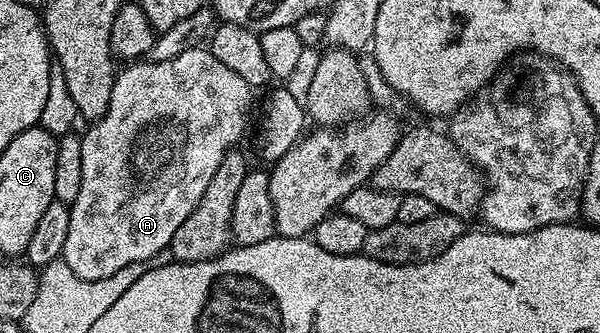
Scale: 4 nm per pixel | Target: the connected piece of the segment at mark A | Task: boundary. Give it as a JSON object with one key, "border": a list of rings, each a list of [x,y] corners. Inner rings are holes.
{"border":[[[204,46],[186,50],[186,54],[178,54],[178,58],[170,58],[166,62],[154,62],[149,59],[147,62],[132,62],[121,67],[116,74],[114,90],[110,90],[110,106],[106,114],[102,114],[100,120],[89,123],[88,133],[80,136],[82,187],[78,190],[78,198],[74,198],[74,202],[70,205],[70,234],[66,234],[66,246],[62,257],[66,266],[70,266],[70,270],[74,270],[78,278],[101,280],[110,278],[110,274],[118,274],[122,266],[155,261],[157,259],[155,256],[167,249],[178,226],[182,226],[182,222],[186,222],[186,218],[194,214],[194,206],[202,202],[202,194],[206,194],[206,186],[210,178],[214,178],[214,170],[218,170],[218,166],[222,164],[222,158],[226,158],[226,154],[233,146],[239,145],[236,143],[243,138],[244,131],[248,128],[248,115],[252,112],[252,96],[254,96],[254,90],[248,85],[246,78],[234,74],[230,66],[218,62],[218,58],[214,58],[214,54]]]}

